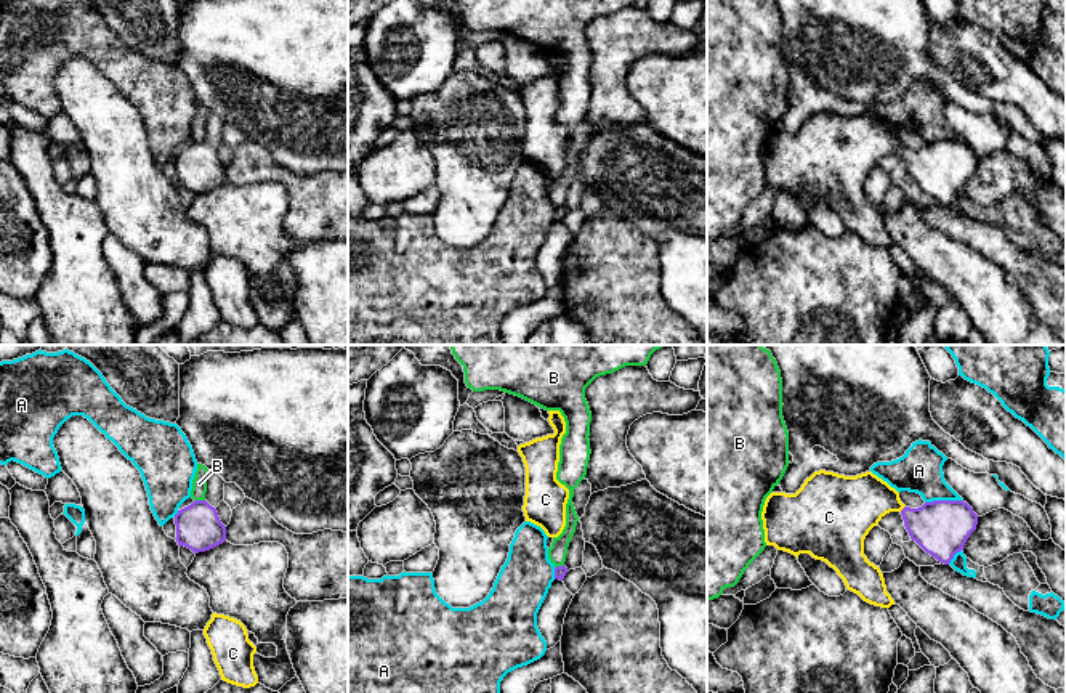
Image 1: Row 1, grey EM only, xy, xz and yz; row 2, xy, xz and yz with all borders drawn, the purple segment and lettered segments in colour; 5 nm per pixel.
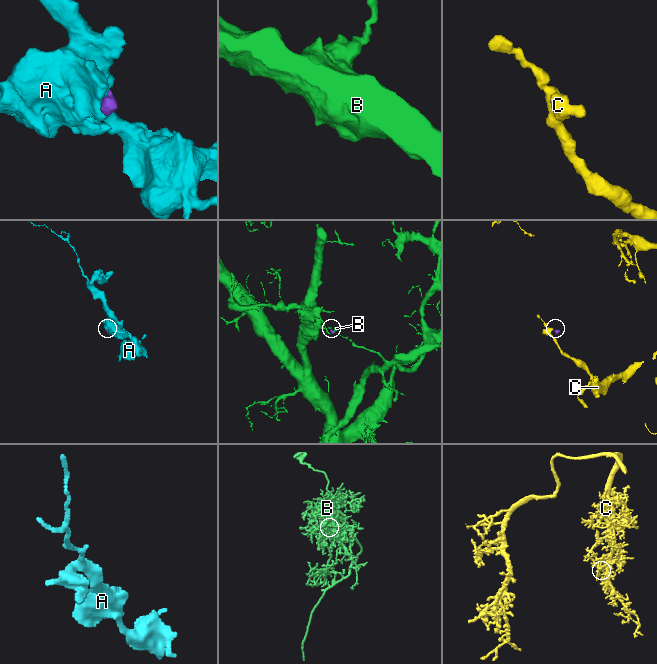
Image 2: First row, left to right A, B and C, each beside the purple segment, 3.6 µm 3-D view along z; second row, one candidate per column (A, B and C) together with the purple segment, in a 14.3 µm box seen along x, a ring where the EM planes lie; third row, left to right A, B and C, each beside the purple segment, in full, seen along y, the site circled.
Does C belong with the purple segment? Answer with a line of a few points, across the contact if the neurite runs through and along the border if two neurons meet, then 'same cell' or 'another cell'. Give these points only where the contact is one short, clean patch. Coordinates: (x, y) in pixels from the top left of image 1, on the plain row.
another cell

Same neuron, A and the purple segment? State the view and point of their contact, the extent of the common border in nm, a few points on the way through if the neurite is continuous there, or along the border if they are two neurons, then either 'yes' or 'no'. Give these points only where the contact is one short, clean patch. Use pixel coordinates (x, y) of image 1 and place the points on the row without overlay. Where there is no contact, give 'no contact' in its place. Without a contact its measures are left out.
contact yz (943, 141); length 190 nm; way yz (941, 169), (943, 141), (919, 111); yes

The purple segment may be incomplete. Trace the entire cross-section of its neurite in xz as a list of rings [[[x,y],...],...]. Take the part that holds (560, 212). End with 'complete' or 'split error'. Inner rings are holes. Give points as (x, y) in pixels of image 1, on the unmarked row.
[[[524,162],[515,173],[510,184],[510,192],[505,205],[502,207],[489,236],[470,247],[452,249],[446,244],[434,229],[431,213],[401,213],[399,217],[383,217],[382,220],[367,220],[364,217],[348,217],[348,345],[505,345],[500,337],[500,322],[503,318],[523,306],[540,300],[547,292],[547,282],[537,268],[537,253],[551,228],[555,220],[563,221],[567,209],[555,207],[548,199],[547,188],[548,176],[545,172]]]; split error

